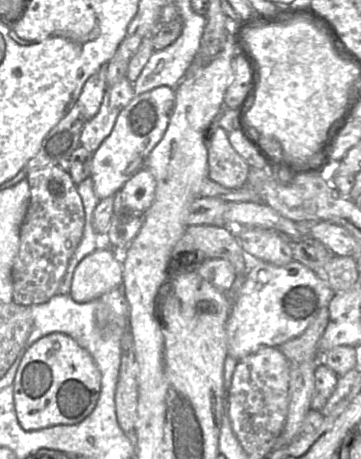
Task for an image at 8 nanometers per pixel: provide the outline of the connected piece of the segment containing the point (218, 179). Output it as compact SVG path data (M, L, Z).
M222 112L208 131L208 177L225 188L237 189L247 184L250 166L232 147L229 133L219 126Z

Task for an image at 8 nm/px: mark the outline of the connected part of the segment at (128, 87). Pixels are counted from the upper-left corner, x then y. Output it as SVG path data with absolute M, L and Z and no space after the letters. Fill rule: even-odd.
M126 76L113 86L107 87L98 113L83 126L80 146L95 153L112 132L120 112L134 96L133 83Z

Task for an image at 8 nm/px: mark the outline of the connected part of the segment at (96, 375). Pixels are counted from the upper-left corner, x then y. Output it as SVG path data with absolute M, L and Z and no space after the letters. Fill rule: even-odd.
M53 332L39 338L24 353L14 377L16 417L25 431L56 425L73 425L85 419L96 406L101 373L90 353L72 337Z

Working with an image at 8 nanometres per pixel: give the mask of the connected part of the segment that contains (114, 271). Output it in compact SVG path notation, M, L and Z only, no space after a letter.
M100 246L85 256L74 271L69 292L71 298L85 303L122 288L121 253L108 246Z

